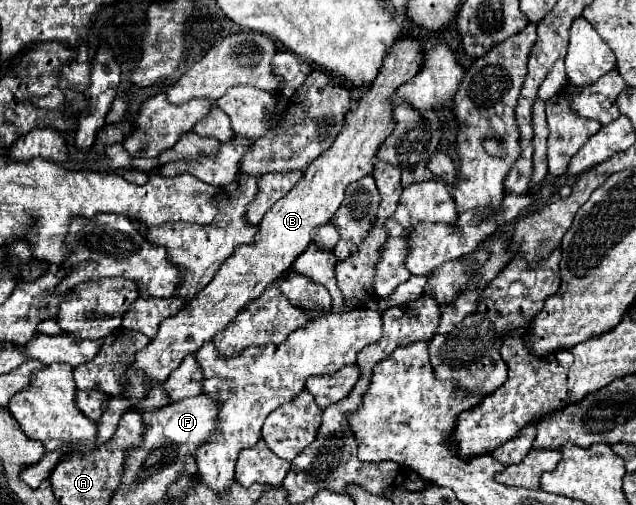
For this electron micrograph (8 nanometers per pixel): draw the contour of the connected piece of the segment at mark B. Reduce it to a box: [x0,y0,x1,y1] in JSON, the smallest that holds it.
[97,38,423,444]

